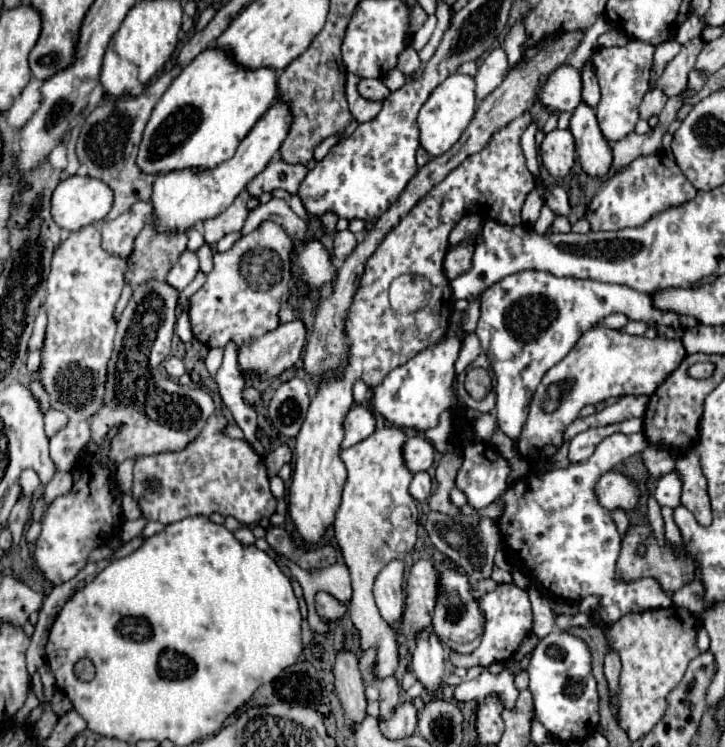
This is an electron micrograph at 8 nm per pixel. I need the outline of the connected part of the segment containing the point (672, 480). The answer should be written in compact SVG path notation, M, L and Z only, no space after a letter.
M669 472L657 480L655 500L659 506L677 506L681 500L681 478L677 472Z

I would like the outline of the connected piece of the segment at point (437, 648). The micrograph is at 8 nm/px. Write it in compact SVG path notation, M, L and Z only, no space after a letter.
M421 632L417 636L411 670L429 692L441 694L445 674L445 648L433 632Z

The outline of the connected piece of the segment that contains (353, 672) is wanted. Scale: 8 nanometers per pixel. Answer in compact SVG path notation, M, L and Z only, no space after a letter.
M339 650L333 664L335 690L349 726L363 720L365 712L365 680L359 672L359 658L351 650Z

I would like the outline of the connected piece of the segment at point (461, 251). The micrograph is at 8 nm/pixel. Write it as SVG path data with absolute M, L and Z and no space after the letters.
M473 242L467 244L459 244L457 248L447 252L447 260L445 260L445 274L449 280L457 278L459 274L467 272L471 268L471 254L473 254Z

